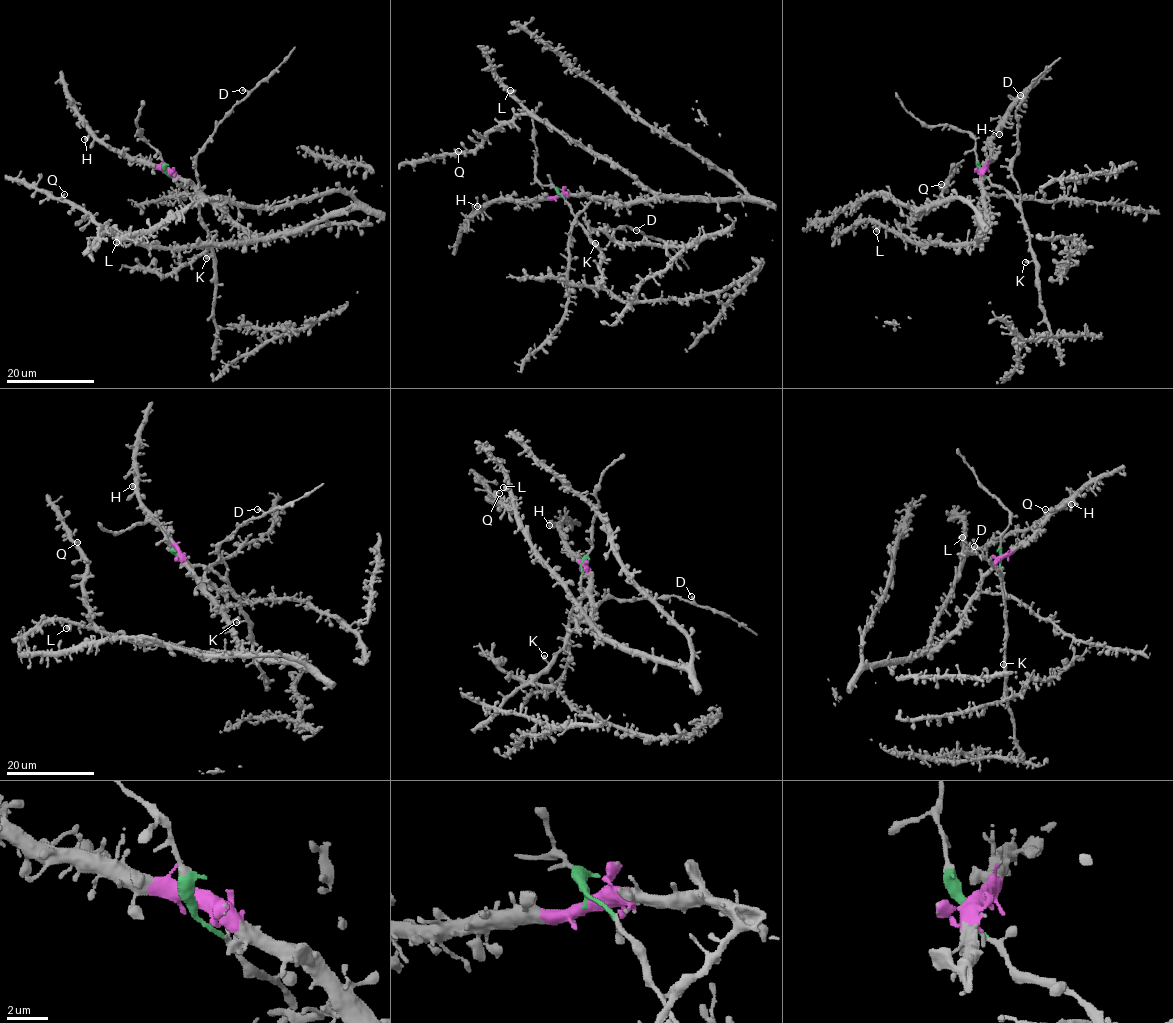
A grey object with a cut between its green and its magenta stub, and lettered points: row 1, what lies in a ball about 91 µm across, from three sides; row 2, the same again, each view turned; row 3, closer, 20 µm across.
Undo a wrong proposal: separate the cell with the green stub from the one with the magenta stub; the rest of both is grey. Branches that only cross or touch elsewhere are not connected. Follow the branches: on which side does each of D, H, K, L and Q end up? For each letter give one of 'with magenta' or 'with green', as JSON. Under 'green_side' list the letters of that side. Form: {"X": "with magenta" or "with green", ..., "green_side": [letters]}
{"D": "with green", "H": "with magenta", "K": "with green", "L": "with magenta", "Q": "with magenta", "green_side": ["D", "K"]}

